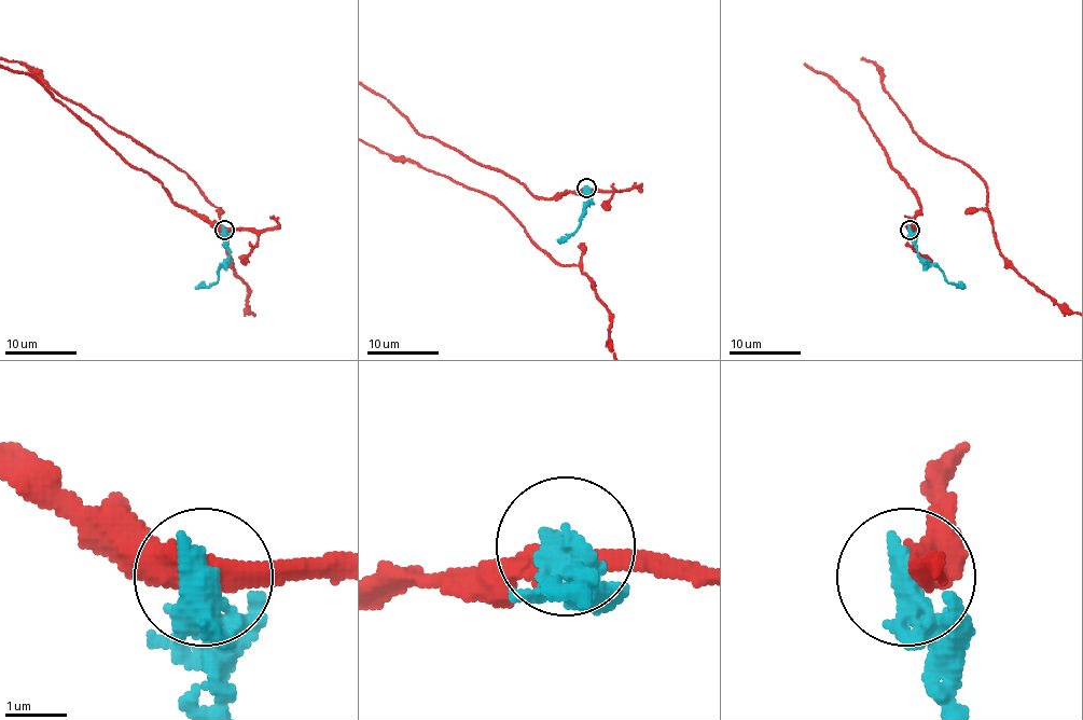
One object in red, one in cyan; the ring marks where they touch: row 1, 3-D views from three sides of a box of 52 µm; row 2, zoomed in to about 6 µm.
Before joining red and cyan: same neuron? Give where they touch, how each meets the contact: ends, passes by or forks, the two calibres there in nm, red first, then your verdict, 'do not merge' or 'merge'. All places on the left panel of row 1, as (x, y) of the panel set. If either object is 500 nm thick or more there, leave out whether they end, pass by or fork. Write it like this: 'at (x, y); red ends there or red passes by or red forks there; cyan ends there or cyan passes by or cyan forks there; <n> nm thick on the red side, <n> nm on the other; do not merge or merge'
at (224, 230); 360 nm thick on the red side, 550 nm on the other; do not merge

